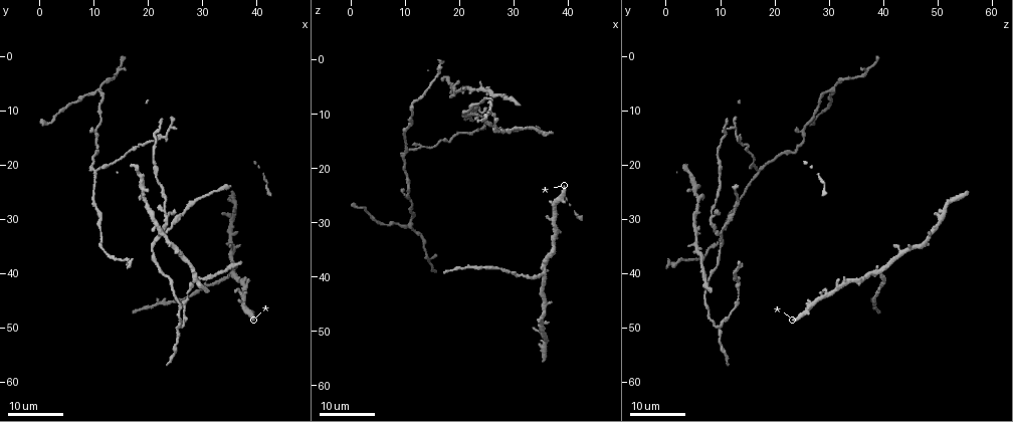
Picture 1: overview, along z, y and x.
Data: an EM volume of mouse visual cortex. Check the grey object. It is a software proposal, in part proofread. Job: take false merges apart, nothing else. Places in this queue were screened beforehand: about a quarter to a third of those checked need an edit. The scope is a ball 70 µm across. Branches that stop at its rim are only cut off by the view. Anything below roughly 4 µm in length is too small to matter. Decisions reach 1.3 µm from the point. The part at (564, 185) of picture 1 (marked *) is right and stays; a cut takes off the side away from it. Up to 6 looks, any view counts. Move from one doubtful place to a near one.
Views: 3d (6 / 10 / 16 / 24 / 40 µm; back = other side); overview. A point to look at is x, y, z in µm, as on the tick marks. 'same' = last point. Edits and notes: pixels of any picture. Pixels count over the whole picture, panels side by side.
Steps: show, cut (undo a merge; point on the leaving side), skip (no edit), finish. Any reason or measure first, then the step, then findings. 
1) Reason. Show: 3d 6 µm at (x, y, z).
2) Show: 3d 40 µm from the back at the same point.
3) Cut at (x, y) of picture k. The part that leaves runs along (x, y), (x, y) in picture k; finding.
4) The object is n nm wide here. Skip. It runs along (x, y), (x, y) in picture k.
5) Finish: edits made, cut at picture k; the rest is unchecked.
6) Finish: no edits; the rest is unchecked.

Two arms in line, one across. Show: 3d 24 µm at (21.5, 46.0, 38.0).

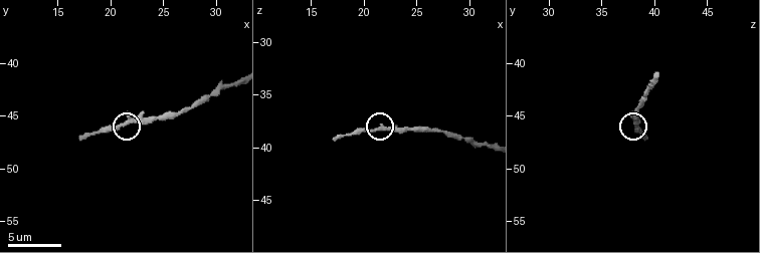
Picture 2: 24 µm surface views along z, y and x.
Show: 3d 10 µm at (22.0, 45.4, 38.0).

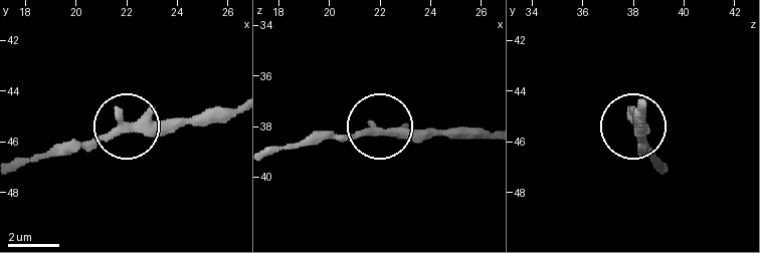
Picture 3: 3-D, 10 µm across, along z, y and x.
Skip. It runs along (233, 108), (124, 123), (67, 154) in picture 3; all the same neuron.

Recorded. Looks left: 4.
Four-way junction. Show: 3d 16 µm at (35.0, 40.0, 39.5).

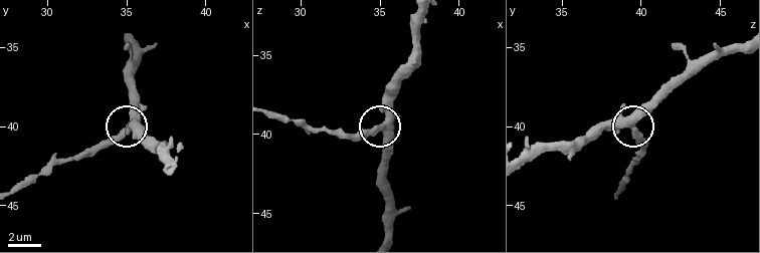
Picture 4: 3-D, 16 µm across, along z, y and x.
Show: 3d 10 µm at (35.0, 40.1, 39.5).

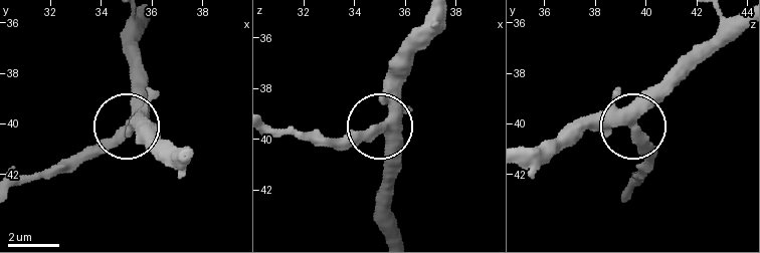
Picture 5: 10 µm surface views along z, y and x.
The side arm is 22 µm long. Skip. It runs along (436, 17), (391, 114), (335, 141) in picture 5; one neuron here.

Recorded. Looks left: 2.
Branch point. Show: 3d 24 µm at (10.0, 21.0, 17.5).

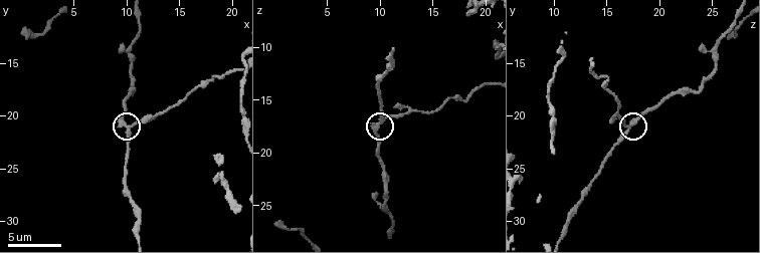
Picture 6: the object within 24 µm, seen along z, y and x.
Show: 3d 10 µm at (10.0, 21.0, 17.0).

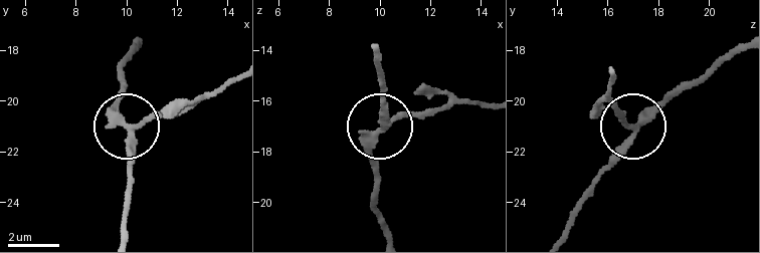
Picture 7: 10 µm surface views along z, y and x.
3 arms meet here. Cut at (426, 115) of picture 7. The part that leaves runs along (391, 120), (460, 100), (487, 100) in picture 7; a second neuron is stuck on.

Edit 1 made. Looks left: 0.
Finish: edits made, cut at picture 7; the rest is unchecked.

